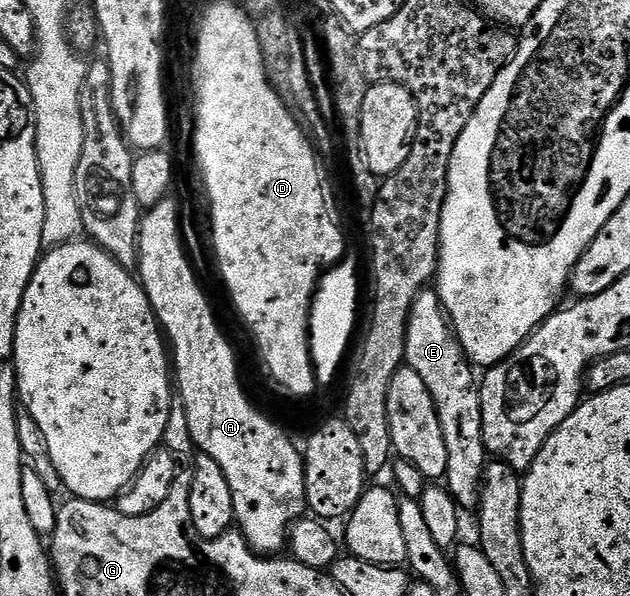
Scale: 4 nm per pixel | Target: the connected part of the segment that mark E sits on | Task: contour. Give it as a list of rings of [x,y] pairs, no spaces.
[[[425,287],[410,307],[404,359],[407,368],[418,371],[422,383],[426,383],[426,391],[430,391],[430,399],[434,399],[438,411],[438,423],[442,423],[442,439],[446,439],[448,456],[443,475],[446,488],[461,510],[475,510],[480,504],[484,467],[490,460],[482,435],[480,381],[477,370],[464,354],[435,288]]]

